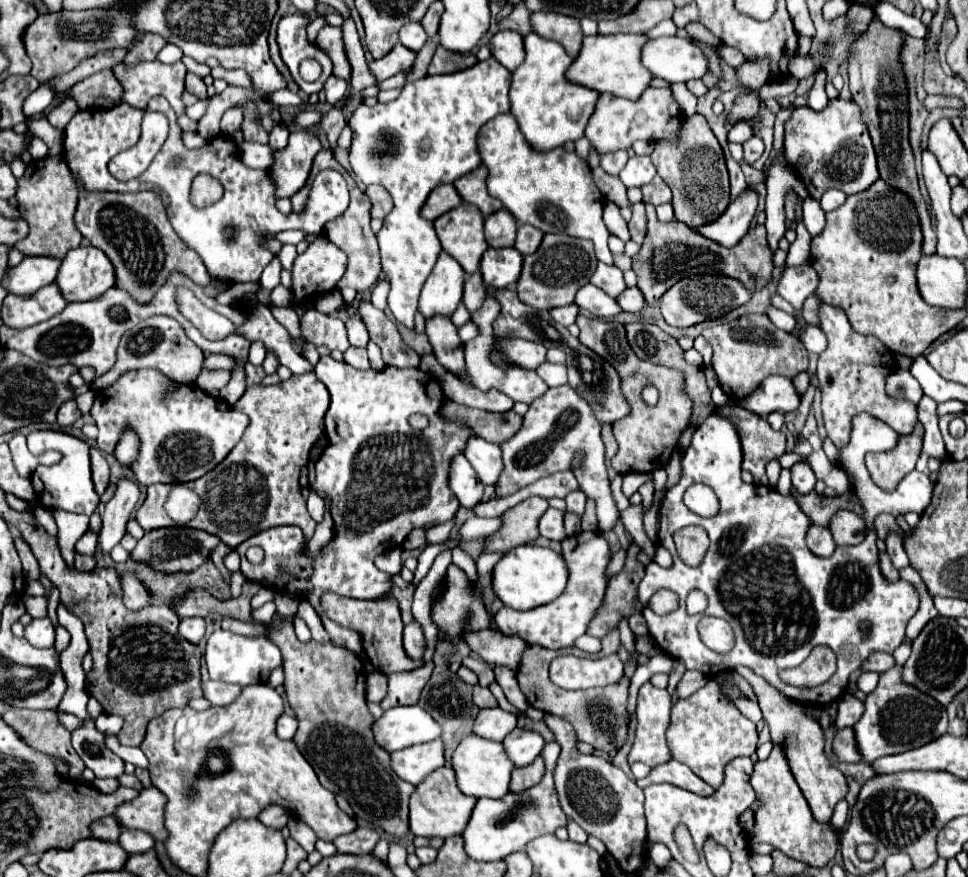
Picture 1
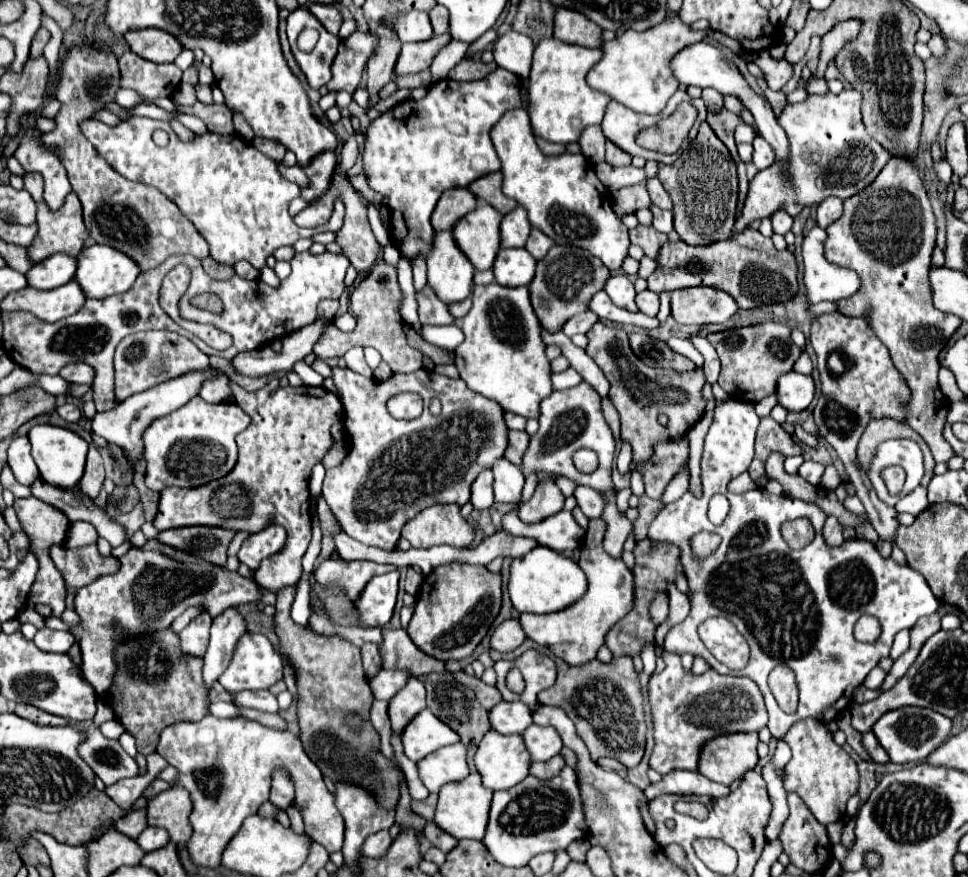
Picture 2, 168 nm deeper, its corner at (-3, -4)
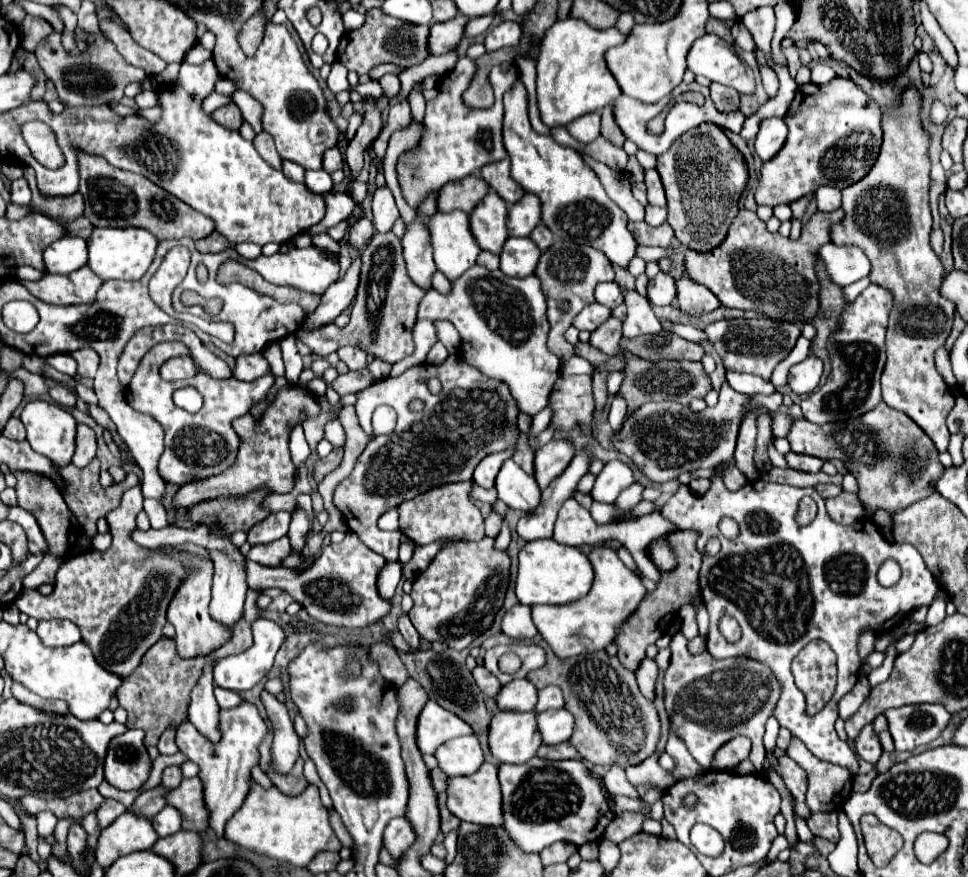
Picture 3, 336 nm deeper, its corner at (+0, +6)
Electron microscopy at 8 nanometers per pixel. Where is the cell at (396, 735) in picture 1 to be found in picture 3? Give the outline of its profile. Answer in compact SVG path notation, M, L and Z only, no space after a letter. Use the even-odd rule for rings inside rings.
M430 700L418 720L418 748L424 754L434 754L444 742L472 734L472 728L456 714L444 710L434 700Z

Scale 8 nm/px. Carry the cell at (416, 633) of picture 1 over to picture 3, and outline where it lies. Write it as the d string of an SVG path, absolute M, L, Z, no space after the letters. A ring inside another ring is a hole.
M484 536L478 542L448 544L414 580L410 594L414 608L408 612L408 616L420 638L428 642L440 640L454 650L462 650L492 626L496 612L504 604L508 576L510 556L506 550L494 548L492 538Z

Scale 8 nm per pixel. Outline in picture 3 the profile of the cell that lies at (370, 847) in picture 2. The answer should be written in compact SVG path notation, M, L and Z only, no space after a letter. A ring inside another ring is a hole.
M394 818L384 830L384 846L392 854L392 858L402 856L416 842L416 832L406 818Z

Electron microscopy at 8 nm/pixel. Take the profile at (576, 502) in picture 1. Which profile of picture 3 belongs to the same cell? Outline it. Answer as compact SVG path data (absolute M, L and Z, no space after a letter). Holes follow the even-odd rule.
M612 460L604 466L604 470L598 474L596 484L592 488L592 498L604 504L614 504L614 500L618 498L618 494L622 490L626 490L628 486L632 486L634 480L634 472L632 468L622 462L622 460Z

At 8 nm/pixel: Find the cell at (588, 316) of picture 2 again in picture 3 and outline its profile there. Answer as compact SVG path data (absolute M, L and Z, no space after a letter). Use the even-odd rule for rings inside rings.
M594 302L594 304L586 306L586 308L574 318L574 326L576 326L578 330L588 330L588 332L592 332L592 330L596 330L600 324L604 324L610 316L612 316L612 310L610 310L610 308L606 308L606 306L602 306L602 304Z

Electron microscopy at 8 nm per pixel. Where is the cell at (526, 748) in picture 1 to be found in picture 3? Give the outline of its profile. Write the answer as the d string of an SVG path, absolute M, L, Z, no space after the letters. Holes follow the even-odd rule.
M546 710L538 714L538 730L542 732L544 744L558 744L570 740L574 732L574 716L562 710Z

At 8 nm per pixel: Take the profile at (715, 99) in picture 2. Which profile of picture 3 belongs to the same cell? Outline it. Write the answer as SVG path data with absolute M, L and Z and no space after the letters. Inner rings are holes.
M712 84L710 86L710 96L714 100L716 110L720 110L720 112L732 112L732 110L740 108L740 94L734 92L734 88Z

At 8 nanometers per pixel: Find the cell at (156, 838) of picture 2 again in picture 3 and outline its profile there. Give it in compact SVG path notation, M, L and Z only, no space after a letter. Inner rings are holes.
M166 806L162 812L158 812L158 816L152 818L152 824L158 836L170 836L182 828L182 814L174 806Z

